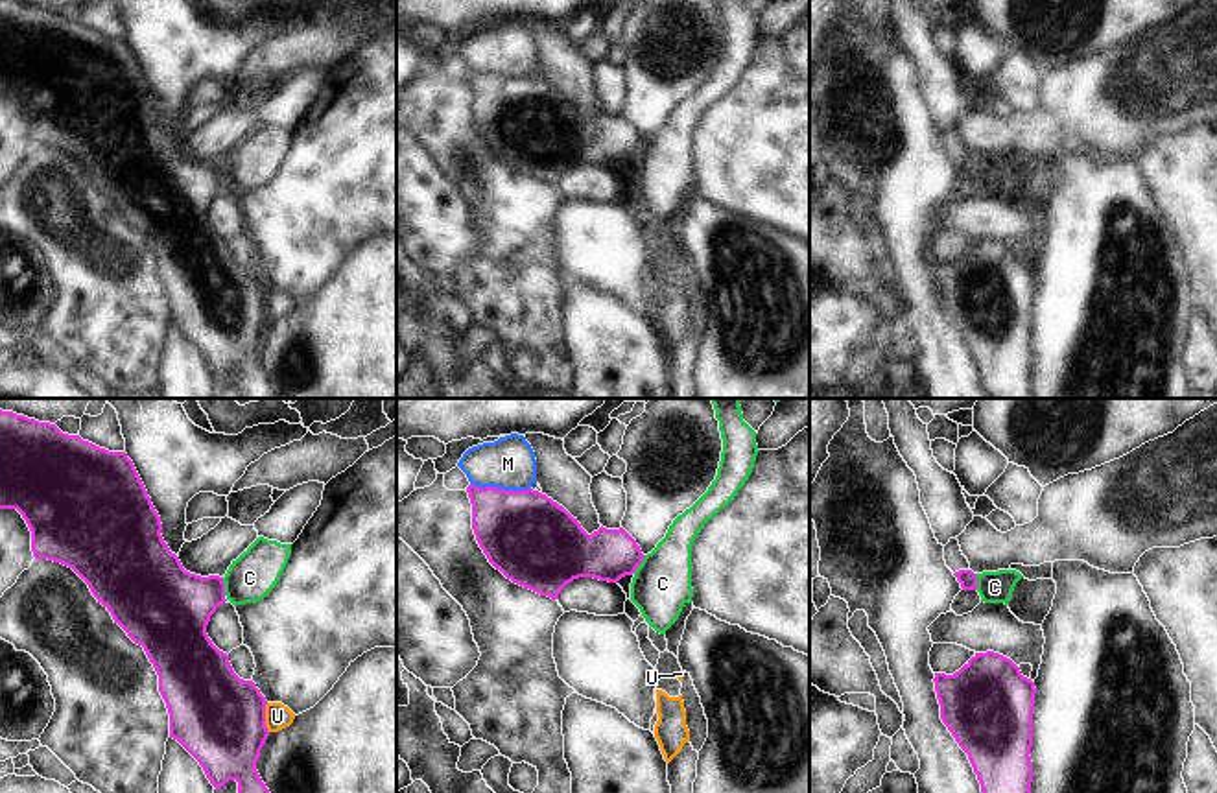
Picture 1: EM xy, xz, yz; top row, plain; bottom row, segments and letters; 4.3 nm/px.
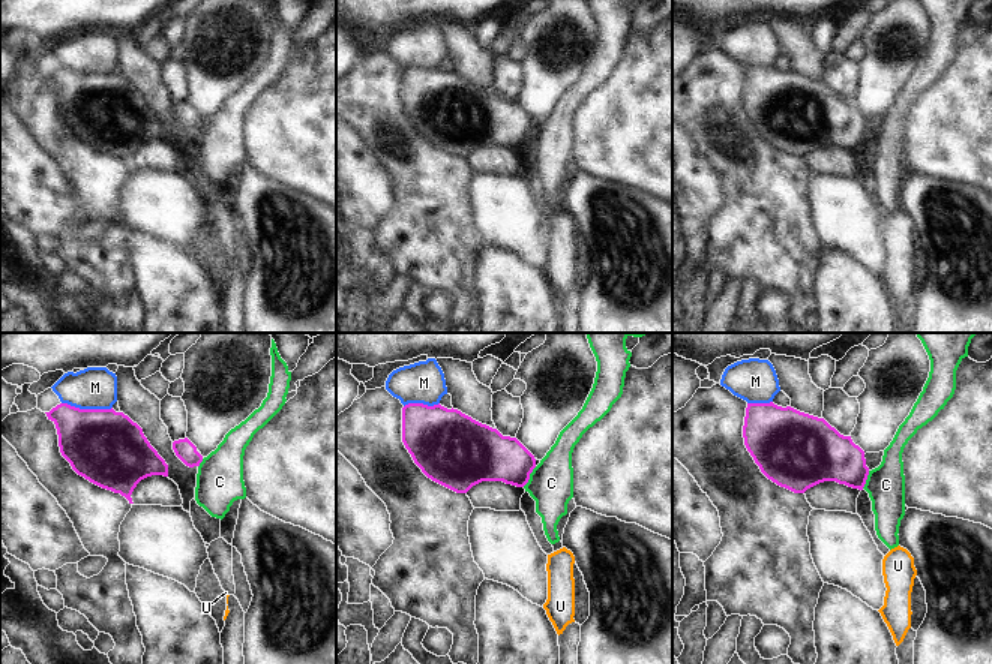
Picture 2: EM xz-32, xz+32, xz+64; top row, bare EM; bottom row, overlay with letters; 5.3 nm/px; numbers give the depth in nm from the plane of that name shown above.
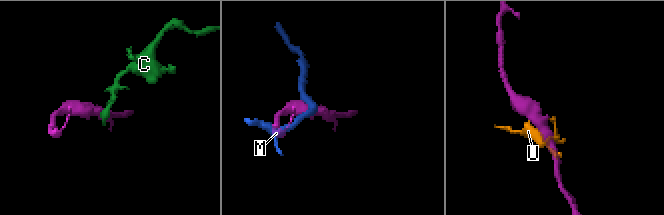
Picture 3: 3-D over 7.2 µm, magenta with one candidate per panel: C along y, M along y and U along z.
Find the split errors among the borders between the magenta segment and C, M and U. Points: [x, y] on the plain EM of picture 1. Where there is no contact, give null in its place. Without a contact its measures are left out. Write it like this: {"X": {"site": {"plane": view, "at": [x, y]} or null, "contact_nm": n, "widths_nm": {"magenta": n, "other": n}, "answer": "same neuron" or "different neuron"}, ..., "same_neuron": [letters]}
{"C": {"site": {"plane": "xy", "at": [224, 174]}, "contact_nm": 80, "widths_nm": {"magenta": 360, "other": 200}, "answer": "different neuron"}, "M": {"site": {"plane": "xz", "at": [500, 76]}, "contact_nm": 260, "widths_nm": {"magenta": 380, "other": 220}, "answer": "different neuron"}, "U": {"site": {"plane": "xy", "at": [264, 305]}, "contact_nm": 130, "widths_nm": {"magenta": 400, "other": 110}, "answer": "different neuron"}, "same_neuron": []}

